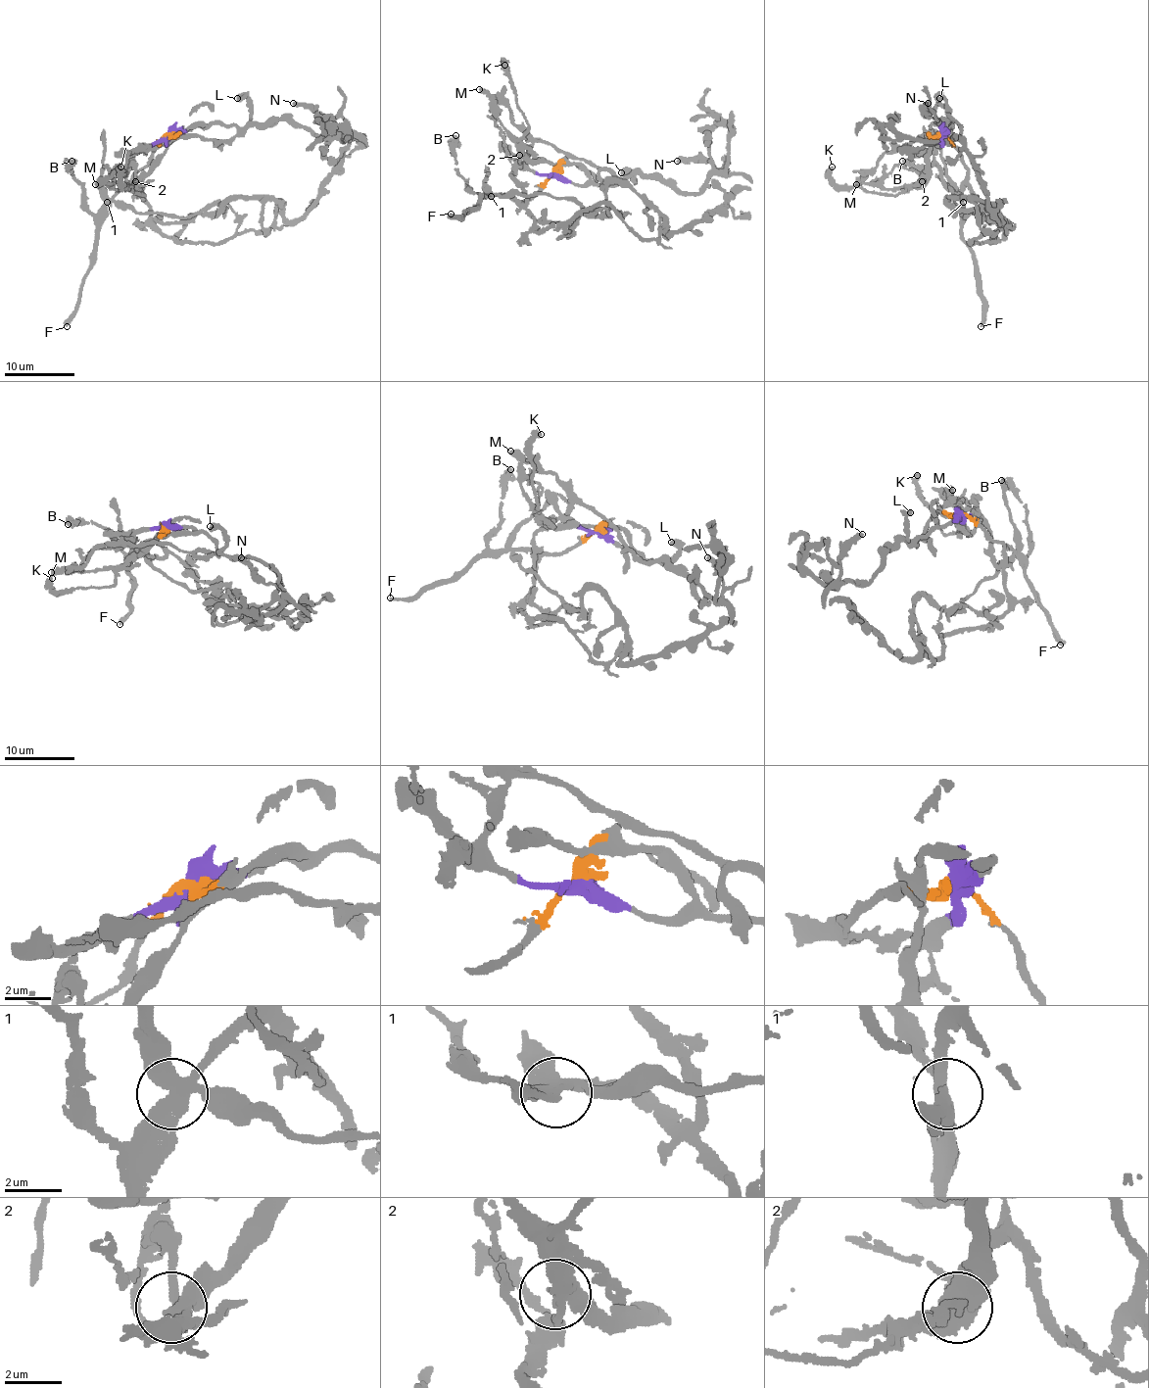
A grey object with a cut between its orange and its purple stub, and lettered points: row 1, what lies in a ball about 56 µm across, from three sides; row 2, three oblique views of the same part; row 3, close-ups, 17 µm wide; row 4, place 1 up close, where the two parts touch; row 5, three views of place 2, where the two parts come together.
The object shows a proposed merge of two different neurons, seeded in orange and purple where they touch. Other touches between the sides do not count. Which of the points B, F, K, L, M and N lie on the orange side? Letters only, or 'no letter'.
B, F, K

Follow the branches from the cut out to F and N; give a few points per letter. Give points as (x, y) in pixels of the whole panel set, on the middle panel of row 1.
F: (552, 175), (524, 200), (482, 196), (477, 205), (463, 215), (451, 214)
N: (552, 175), (575, 184), (659, 175), (687, 193), (720, 173), (711, 161), (676, 161)

